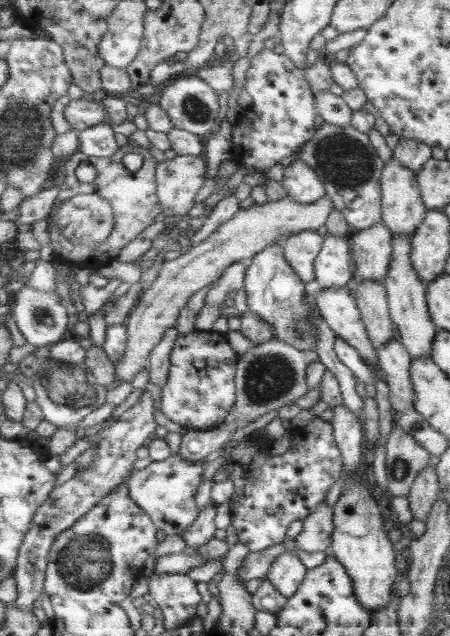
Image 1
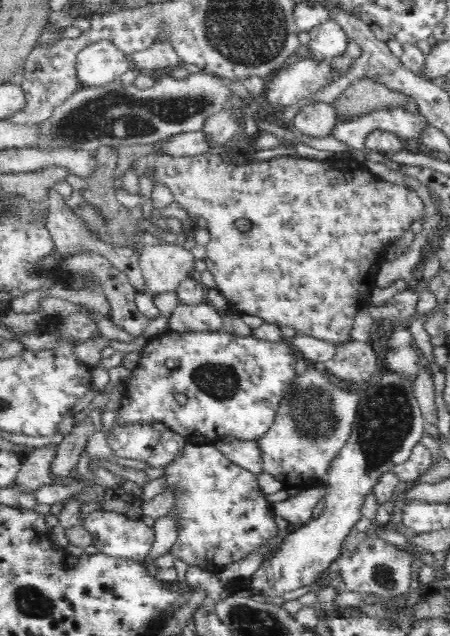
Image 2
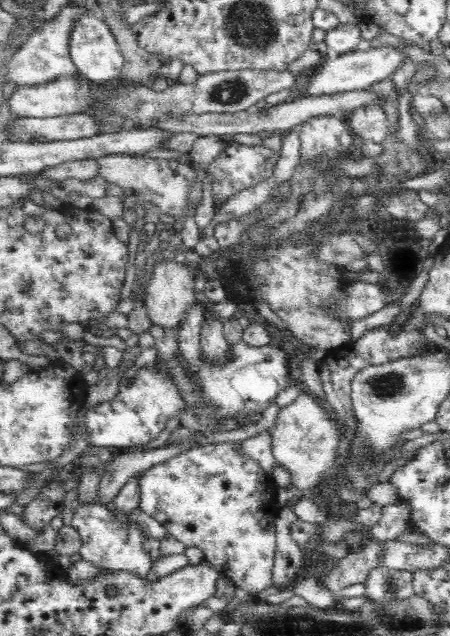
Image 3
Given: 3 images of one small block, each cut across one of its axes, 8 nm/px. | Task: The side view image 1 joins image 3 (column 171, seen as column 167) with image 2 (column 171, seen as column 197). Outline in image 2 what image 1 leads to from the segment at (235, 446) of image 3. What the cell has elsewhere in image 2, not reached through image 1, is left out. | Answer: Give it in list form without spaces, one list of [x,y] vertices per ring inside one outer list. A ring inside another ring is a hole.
[[[186,442],[165,470],[164,489],[176,493],[166,514],[172,515],[178,525],[178,540],[170,550],[176,559],[216,575],[268,540],[278,538],[275,511],[267,494],[258,487],[257,476],[228,460],[216,445]]]

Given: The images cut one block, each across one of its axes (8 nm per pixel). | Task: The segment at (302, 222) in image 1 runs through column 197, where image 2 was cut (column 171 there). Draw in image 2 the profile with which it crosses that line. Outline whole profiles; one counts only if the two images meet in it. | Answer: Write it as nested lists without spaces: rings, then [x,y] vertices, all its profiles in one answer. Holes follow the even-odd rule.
[[[176,243],[142,247],[138,256],[147,292],[152,298],[177,290],[182,281],[197,277],[194,256]]]

